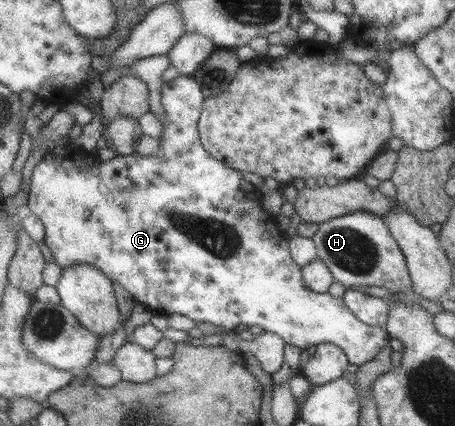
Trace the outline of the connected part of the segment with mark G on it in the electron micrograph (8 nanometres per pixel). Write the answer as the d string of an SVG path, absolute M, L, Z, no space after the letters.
M177 76L161 86L161 104L163 105L164 118L163 133L160 136L159 151L153 156L115 155L110 161L93 160L93 166L82 166L79 154L71 154L71 145L65 147L54 147L49 149L41 160L37 162L32 170L28 199L26 205L44 226L44 237L42 241L49 248L53 255L53 263L59 268L67 268L74 264L90 264L98 268L111 283L117 282L125 289L139 304L142 304L153 313L163 314L180 314L186 316L195 322L209 322L215 326L221 326L227 330L234 329L238 324L244 324L247 327L260 326L264 331L278 334L285 343L294 344L301 350L315 346L322 342L330 342L338 346L347 357L351 364L360 365L369 362L379 351L390 336L386 330L380 326L369 326L363 324L356 316L343 304L339 297L329 295L329 293L313 293L303 287L302 275L299 266L297 266L290 257L288 251L288 238L277 229L275 217L265 213L262 207L263 194L259 188L253 184L241 179L241 172L233 170L228 166L213 158L201 146L196 124L200 117L200 110L204 101L204 96L199 84L195 83L191 76Z

